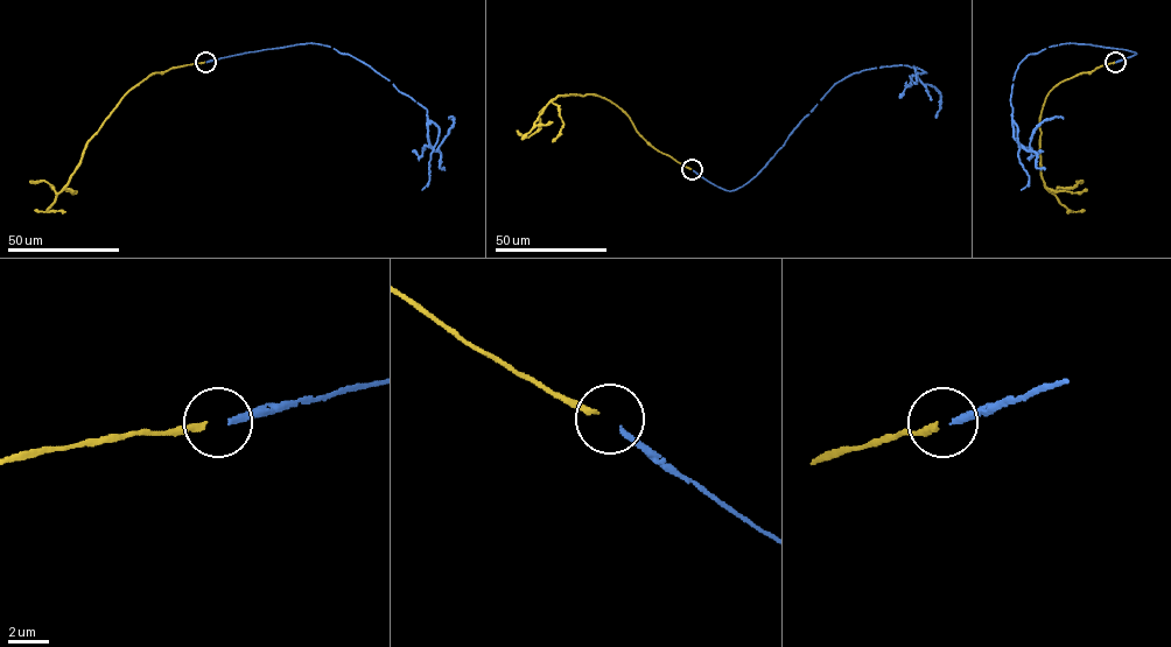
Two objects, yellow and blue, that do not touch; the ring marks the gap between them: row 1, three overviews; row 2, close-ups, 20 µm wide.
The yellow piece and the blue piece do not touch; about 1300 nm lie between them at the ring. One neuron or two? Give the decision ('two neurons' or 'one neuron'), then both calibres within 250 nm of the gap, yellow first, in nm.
one neuron; calibres 280 and 260 nm

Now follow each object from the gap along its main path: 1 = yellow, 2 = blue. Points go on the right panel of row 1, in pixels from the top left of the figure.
1: (1114, 62), (1060, 82), (1049, 93), (1040, 112), (1040, 175), (1044, 185), (1053, 192), (1082, 181), (1075, 181)
2: (1115, 62), (1136, 53), (1063, 43), (1018, 64), (1010, 103), (1012, 136), (1028, 150), (1039, 124), (1063, 119)

